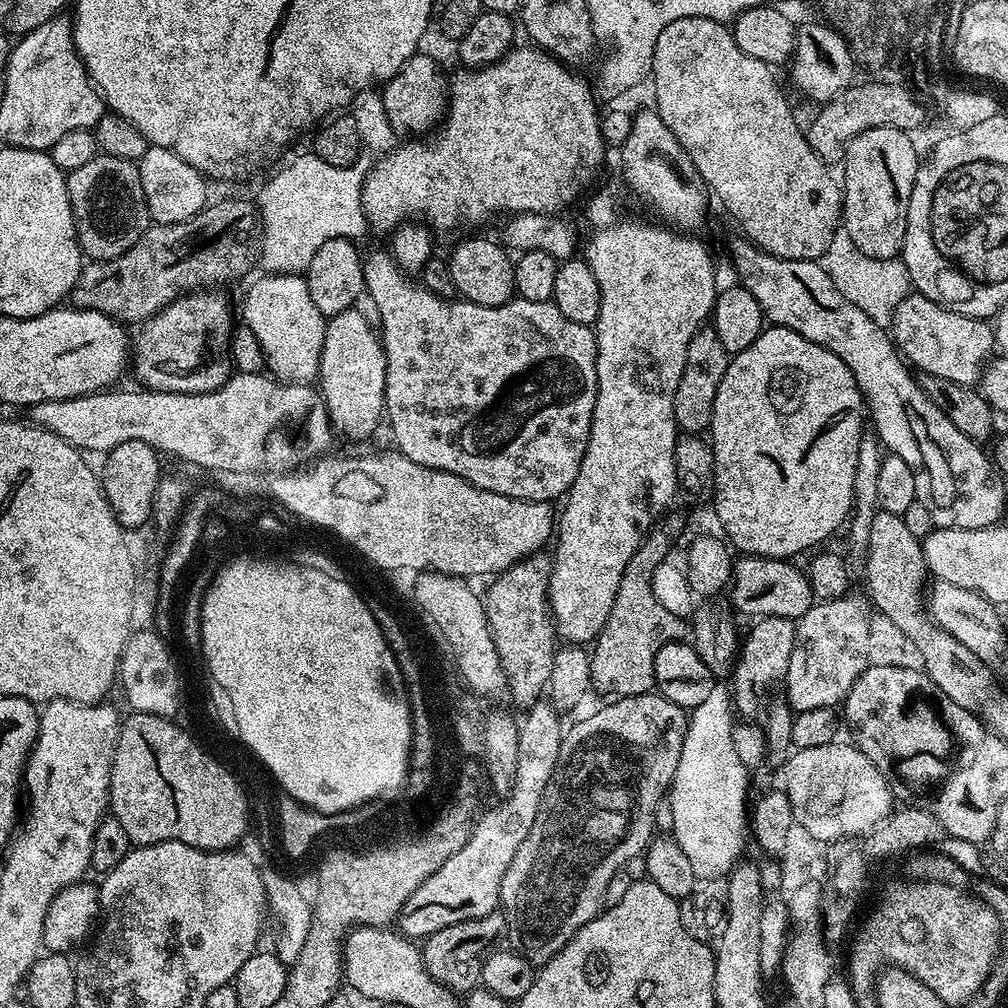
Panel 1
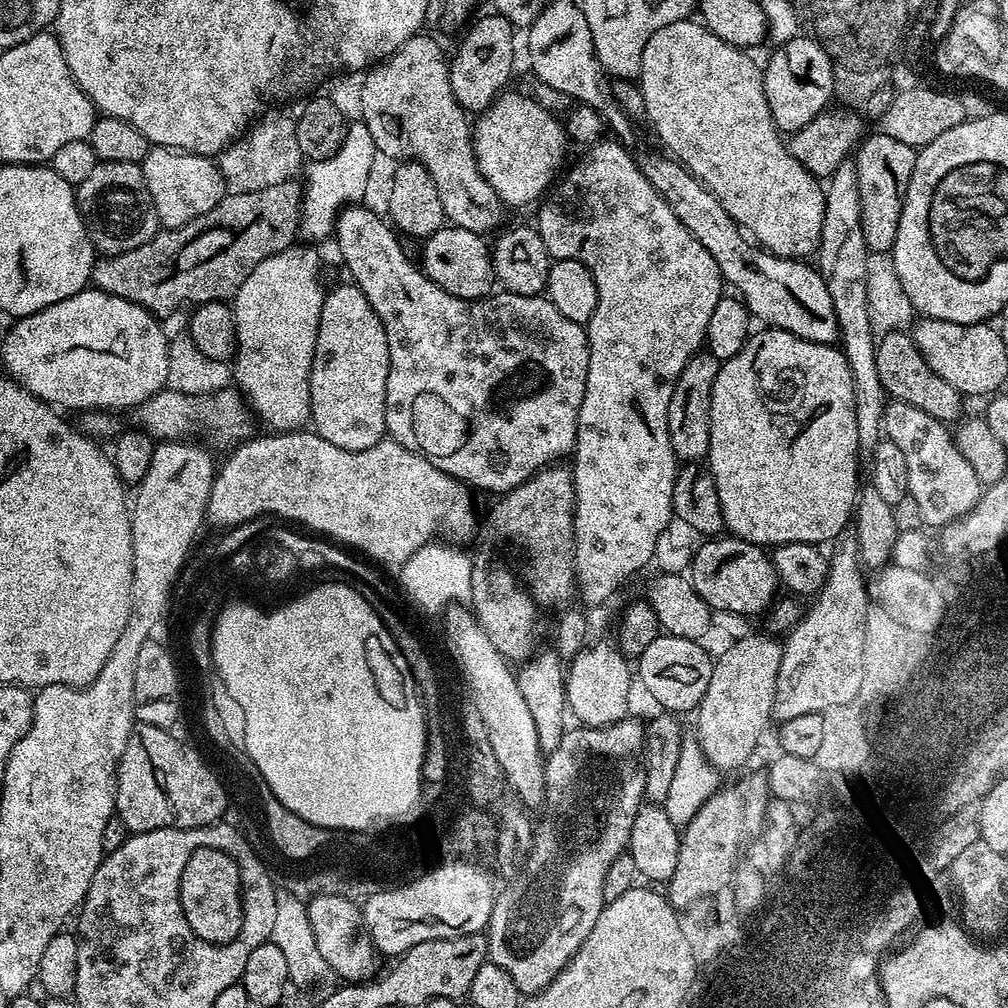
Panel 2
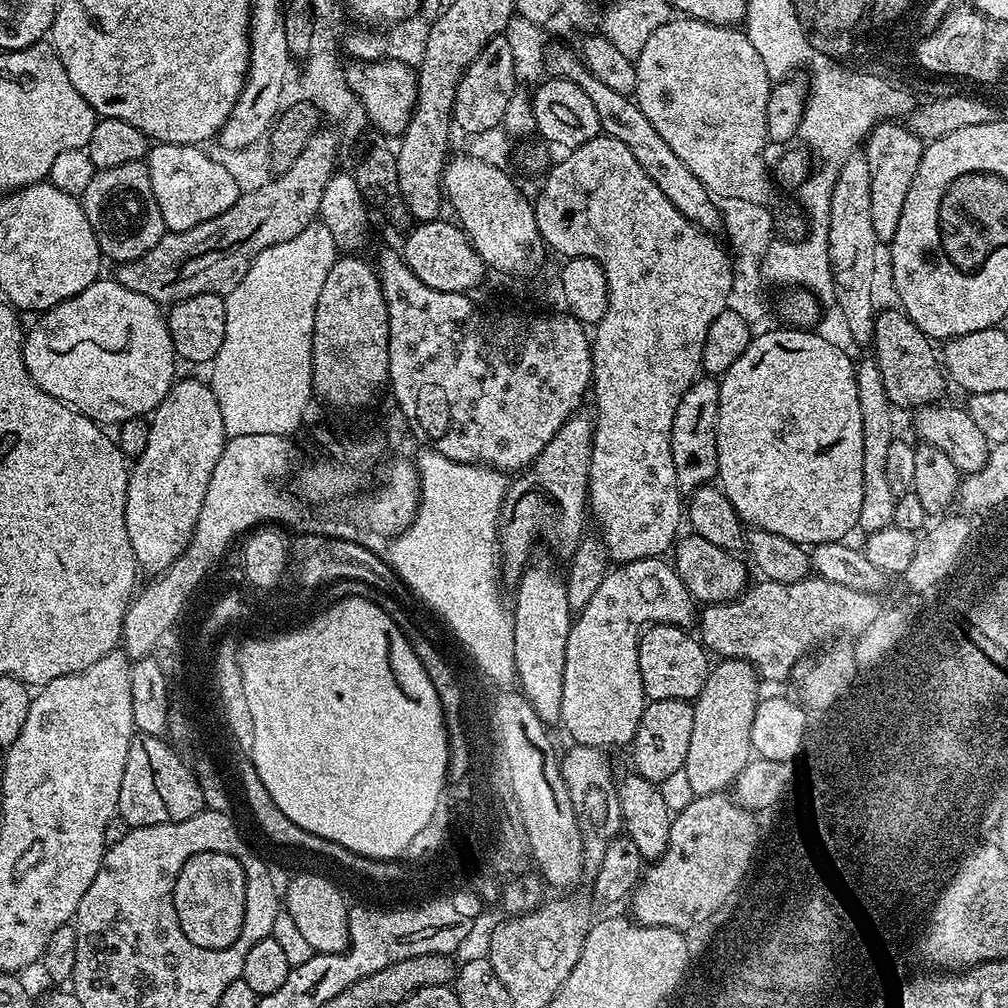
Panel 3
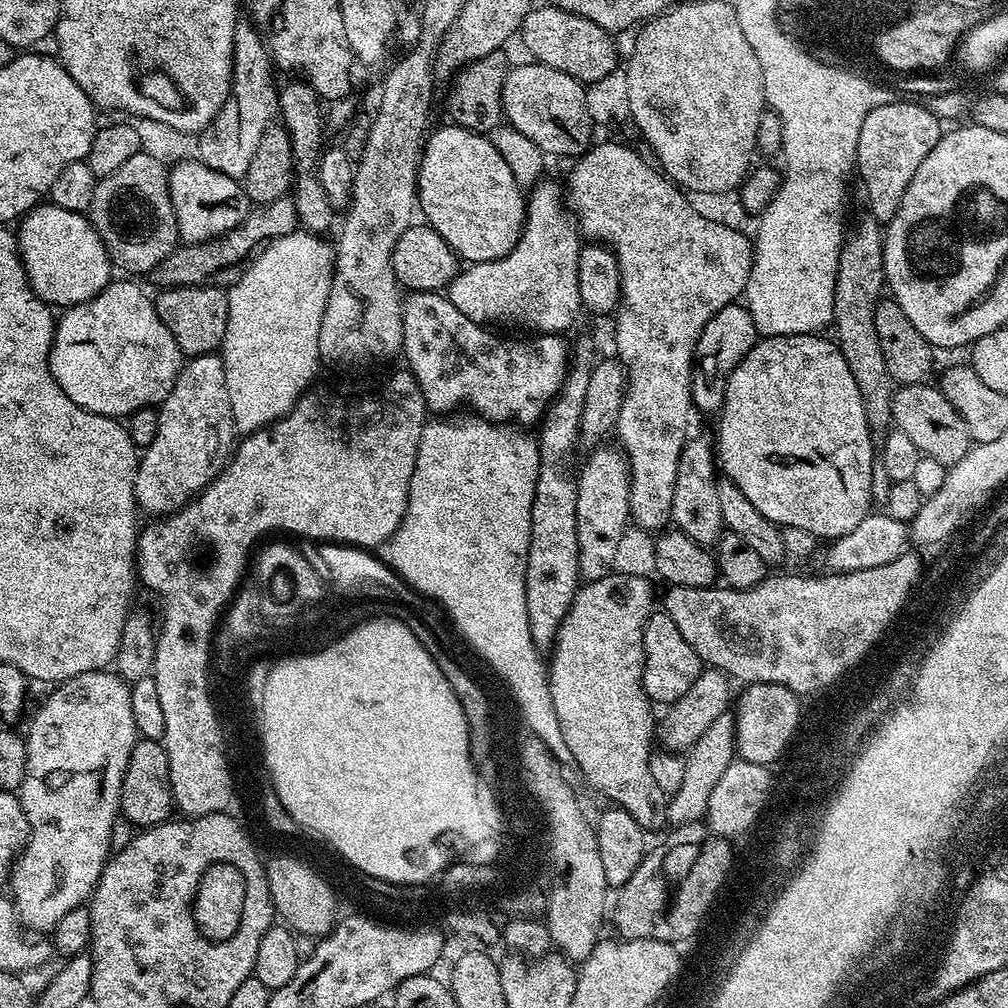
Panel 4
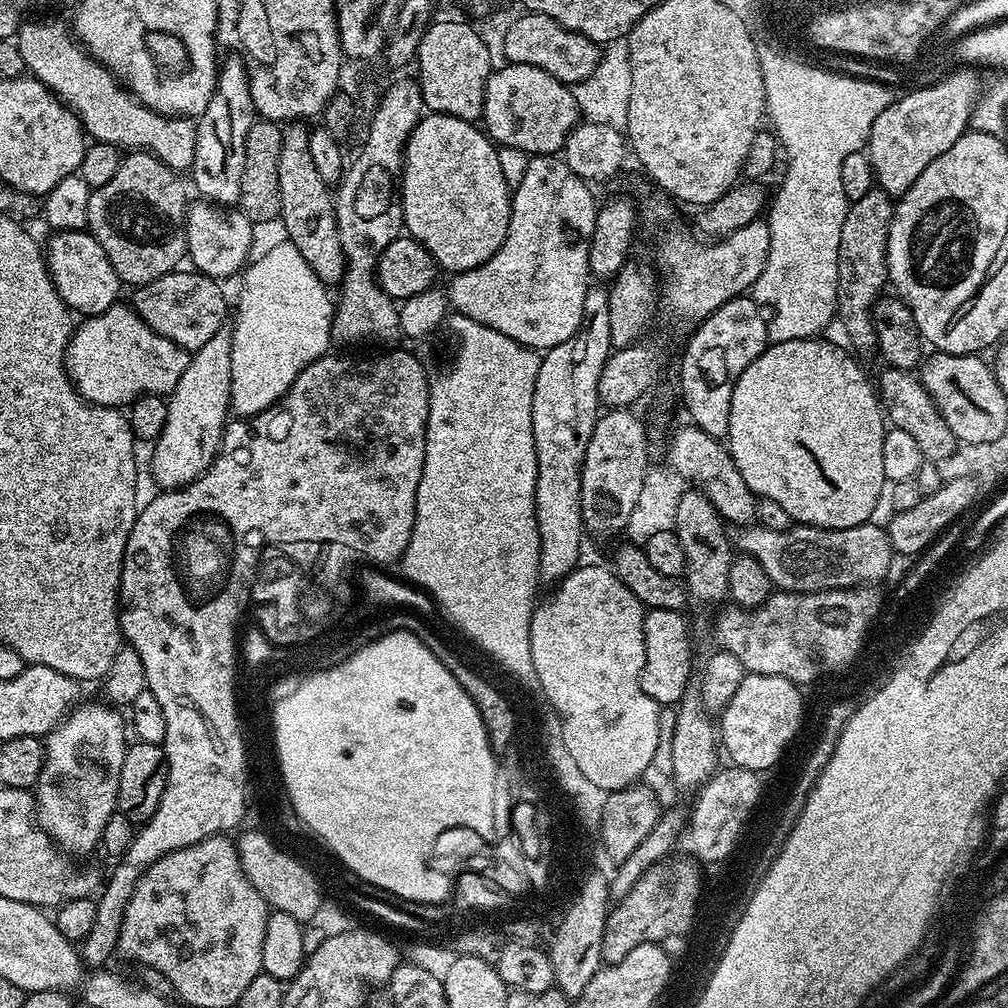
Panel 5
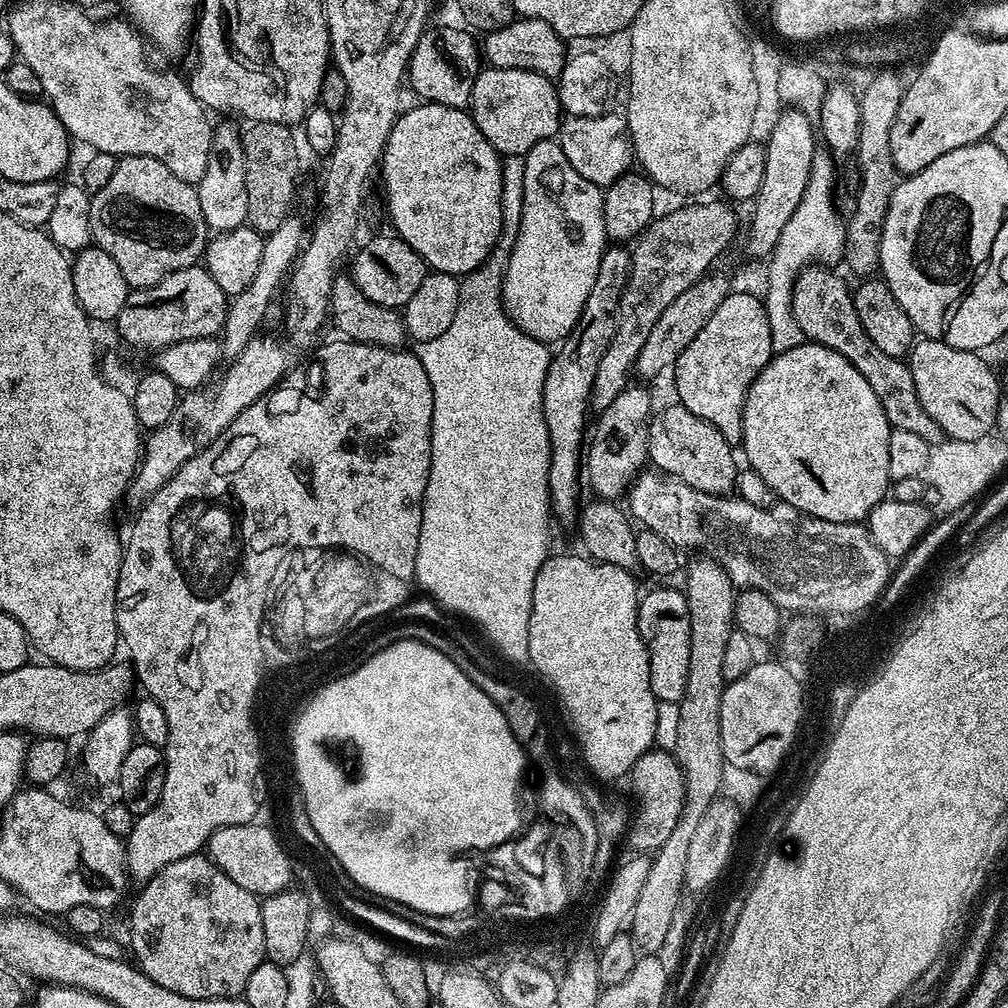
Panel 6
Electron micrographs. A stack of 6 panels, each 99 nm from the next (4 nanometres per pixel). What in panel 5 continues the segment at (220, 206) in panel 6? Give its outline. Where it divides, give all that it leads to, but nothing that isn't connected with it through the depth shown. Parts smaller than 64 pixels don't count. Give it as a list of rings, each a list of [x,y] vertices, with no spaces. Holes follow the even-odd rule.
[[[228,54],[223,57],[216,77],[216,93],[206,110],[200,113],[196,125],[196,150],[190,175],[196,188],[211,203],[232,206],[239,201],[242,190],[242,170],[246,166],[246,138],[250,126],[258,119],[256,102],[252,97],[252,83],[248,76],[245,57]]]

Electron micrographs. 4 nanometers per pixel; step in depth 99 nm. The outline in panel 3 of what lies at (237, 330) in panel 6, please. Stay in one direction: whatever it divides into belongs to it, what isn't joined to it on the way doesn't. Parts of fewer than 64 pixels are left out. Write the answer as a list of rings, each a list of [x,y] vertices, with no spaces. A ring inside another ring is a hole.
[[[177,379],[166,398],[151,413],[146,438],[146,450],[135,457],[128,473],[126,490],[126,534],[130,534],[130,546],[134,546],[136,562],[141,573],[155,574],[169,568],[176,561],[192,538],[196,529],[202,501],[206,499],[206,486],[210,486],[210,474],[218,466],[224,449],[222,410],[211,387],[200,380]]]

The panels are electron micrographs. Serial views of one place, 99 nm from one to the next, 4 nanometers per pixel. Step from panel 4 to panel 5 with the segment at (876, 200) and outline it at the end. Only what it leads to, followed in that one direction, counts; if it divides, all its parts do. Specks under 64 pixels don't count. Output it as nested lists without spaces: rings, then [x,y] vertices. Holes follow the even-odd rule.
[[[971,67],[957,68],[957,72],[949,71],[943,79],[935,83],[913,87],[913,92],[906,93],[901,100],[900,97],[893,99],[892,104],[886,106],[886,110],[882,110],[878,118],[874,118],[874,126],[868,135],[866,153],[868,152],[868,160],[872,163],[872,172],[876,175],[875,183],[889,196],[903,196],[906,190],[910,190],[910,186],[914,186],[918,174],[922,174],[922,170],[926,170],[926,166],[930,166],[930,162],[934,162],[938,154],[950,150],[950,146],[954,146],[954,142],[958,142],[958,138],[969,131],[972,108],[981,94],[982,82],[980,84]]]

